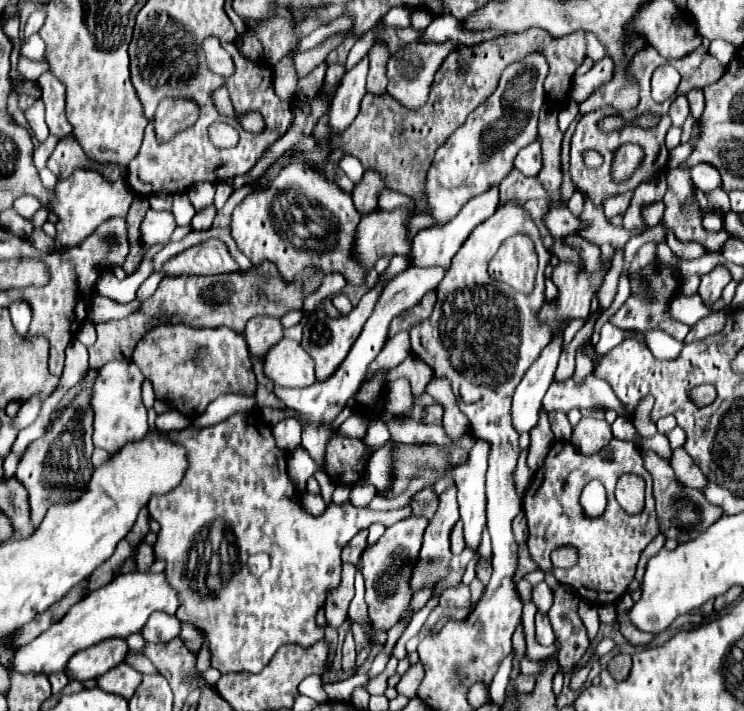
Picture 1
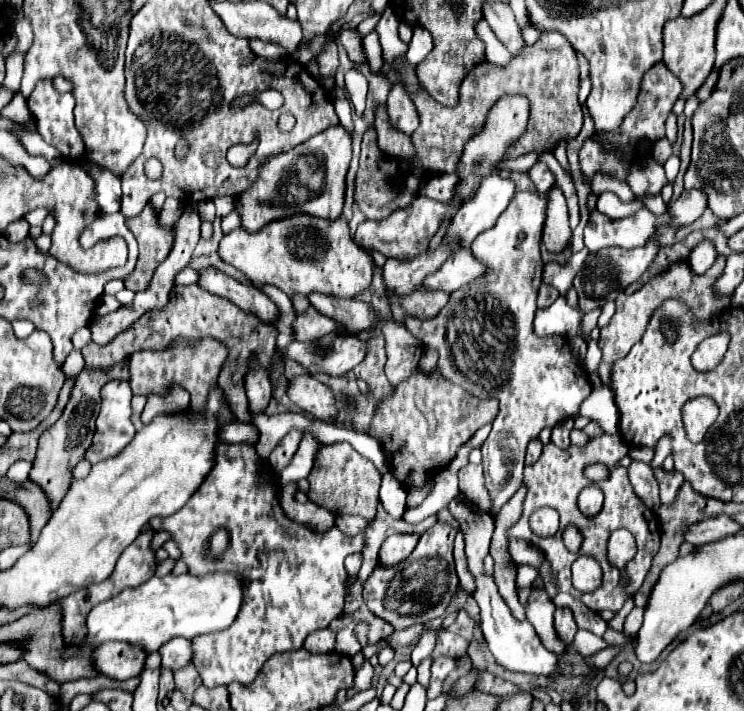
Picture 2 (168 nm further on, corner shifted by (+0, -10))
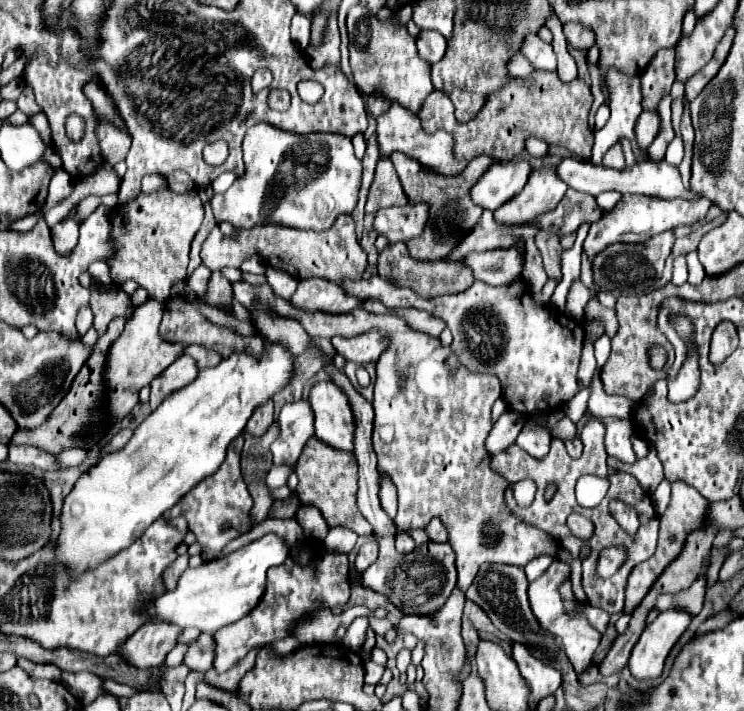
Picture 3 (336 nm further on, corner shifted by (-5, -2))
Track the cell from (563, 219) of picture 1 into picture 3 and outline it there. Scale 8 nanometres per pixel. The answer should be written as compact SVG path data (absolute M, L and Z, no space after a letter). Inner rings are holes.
M624 194L622 202L618 202L618 206L604 214L598 222L594 222L588 230L588 236L584 240L584 254L588 256L590 264L594 260L596 254L600 254L602 250L606 250L610 244L642 244L650 238L654 238L660 232L678 228L678 226L686 226L686 224L696 224L698 220L704 220L708 208L712 206L712 202L708 198L700 198L700 200L662 200L662 198L650 198L650 196L640 196L640 194Z

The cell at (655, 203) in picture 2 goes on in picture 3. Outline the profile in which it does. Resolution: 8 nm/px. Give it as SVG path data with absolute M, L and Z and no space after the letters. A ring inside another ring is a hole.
M606 191L596 196L595 199L597 204L604 210L604 212L608 213L621 199L621 194L616 191Z

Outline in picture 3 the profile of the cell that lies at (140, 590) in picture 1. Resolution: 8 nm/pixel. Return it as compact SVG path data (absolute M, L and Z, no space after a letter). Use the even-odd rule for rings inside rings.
M264 534L252 544L232 552L222 560L206 562L198 568L188 568L178 580L178 588L162 594L148 606L152 622L170 622L180 628L198 628L200 632L214 634L220 628L244 618L254 606L258 606L266 590L266 572L272 566L284 564L290 548L276 534Z

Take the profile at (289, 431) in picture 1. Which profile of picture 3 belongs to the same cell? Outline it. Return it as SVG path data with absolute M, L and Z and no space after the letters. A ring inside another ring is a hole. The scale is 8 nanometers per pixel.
M290 402L280 410L278 416L280 434L272 442L270 450L274 456L274 464L294 466L298 456L302 454L304 444L314 436L314 412L310 402Z

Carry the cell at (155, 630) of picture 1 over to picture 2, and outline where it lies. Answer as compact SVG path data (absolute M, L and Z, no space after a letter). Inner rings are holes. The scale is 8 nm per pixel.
M171 638L169 642L165 642L165 646L161 646L159 654L163 658L165 668L171 668L171 670L181 668L187 662L191 662L189 640L187 638Z

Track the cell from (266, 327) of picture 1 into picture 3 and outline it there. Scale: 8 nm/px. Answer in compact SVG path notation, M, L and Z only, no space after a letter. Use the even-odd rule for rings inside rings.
M270 400L270 402L266 402L264 406L260 406L260 408L252 414L252 418L248 420L244 432L252 434L252 436L262 436L262 434L270 428L270 424L274 422L274 416L272 416L272 414L274 414L274 404L272 404L272 400Z

